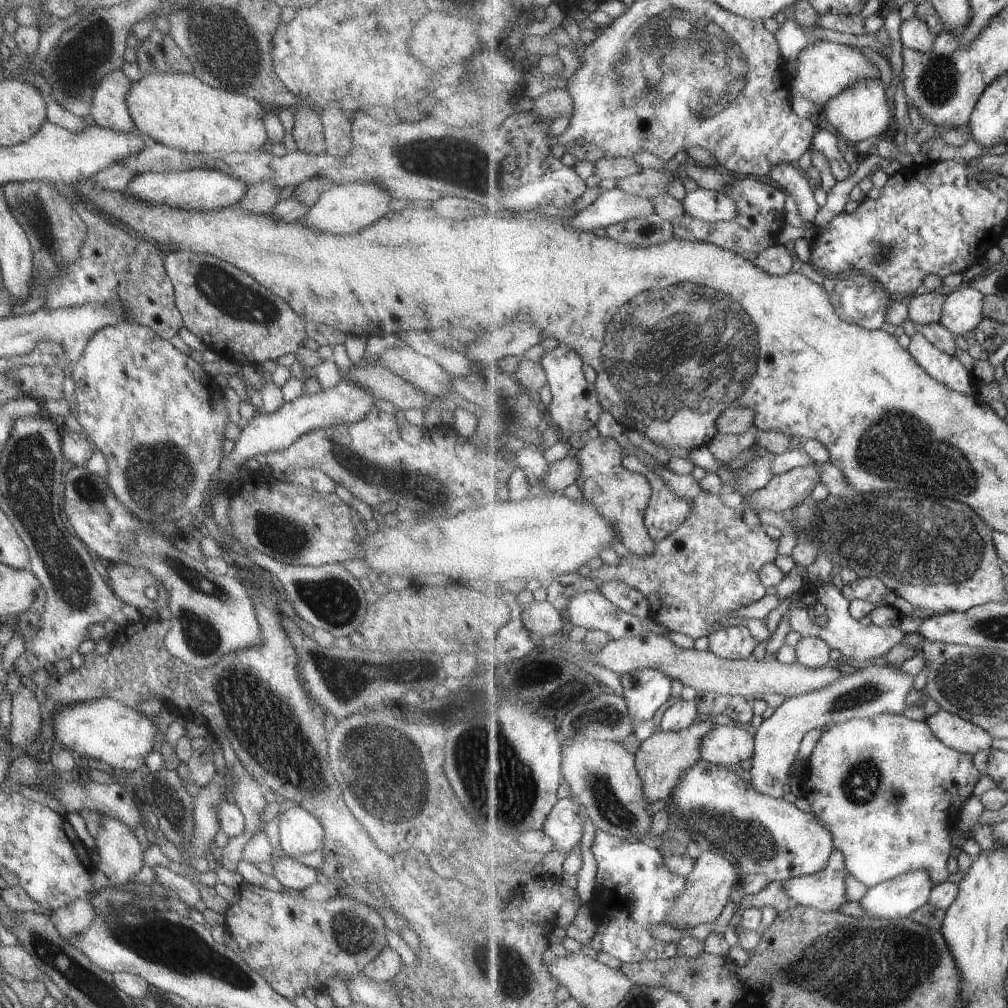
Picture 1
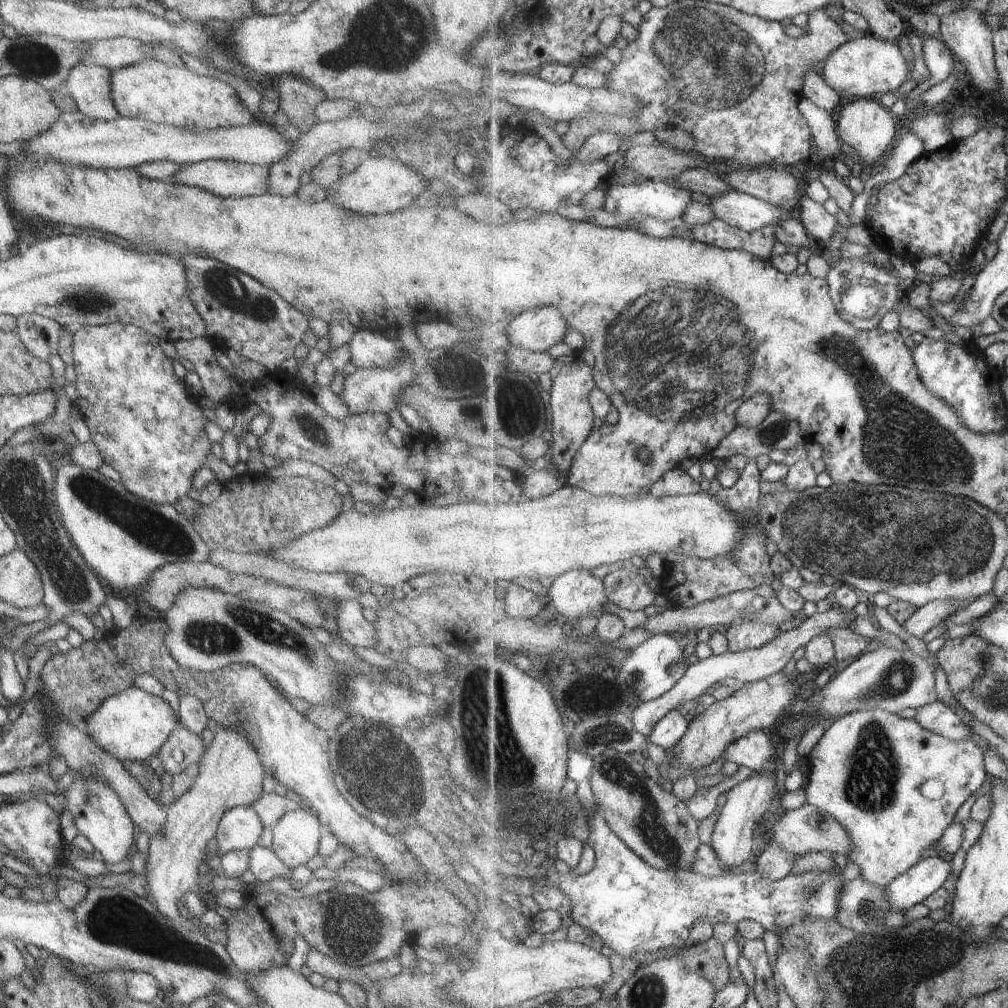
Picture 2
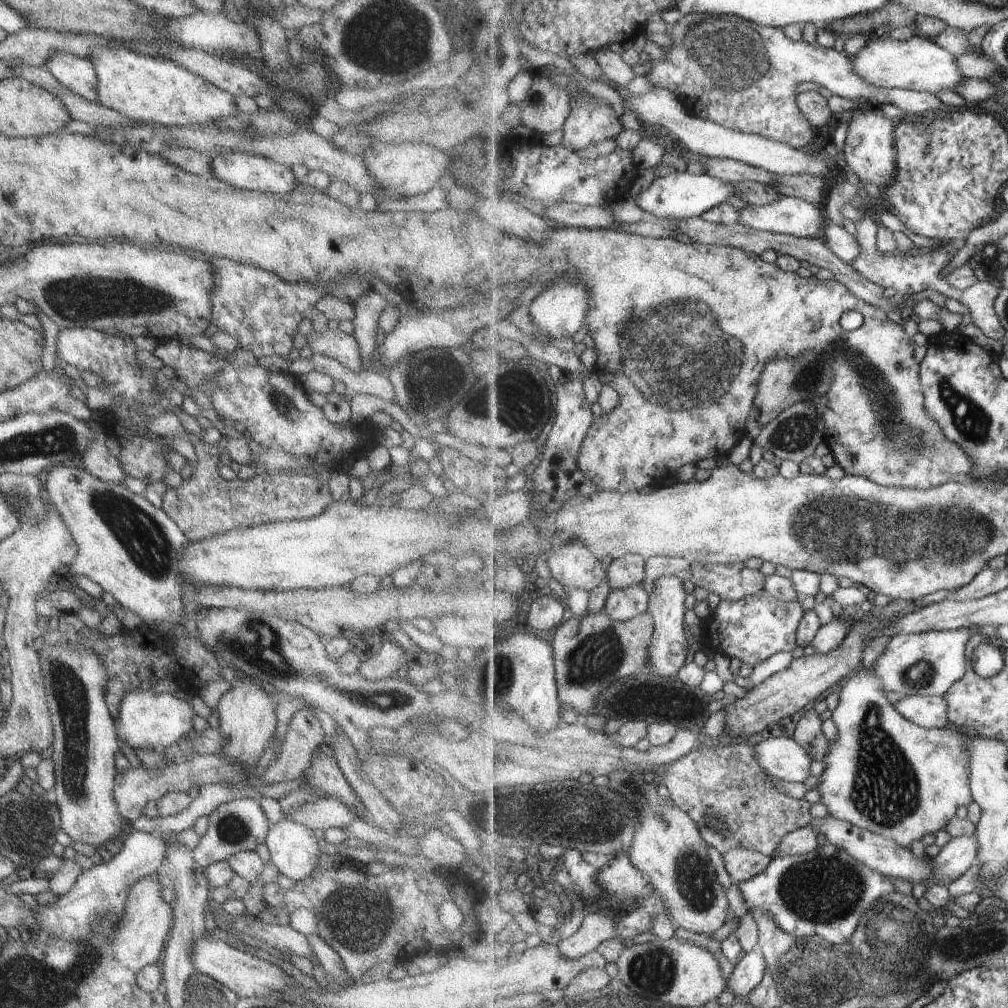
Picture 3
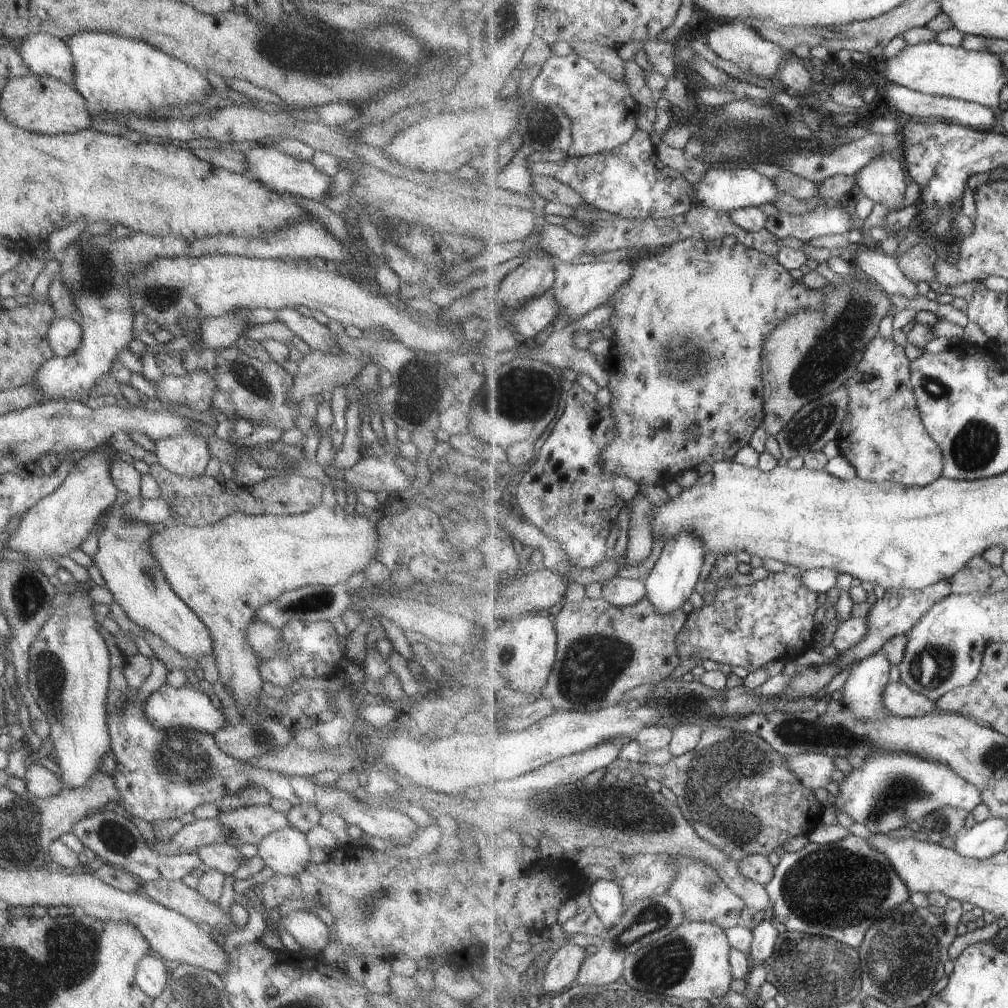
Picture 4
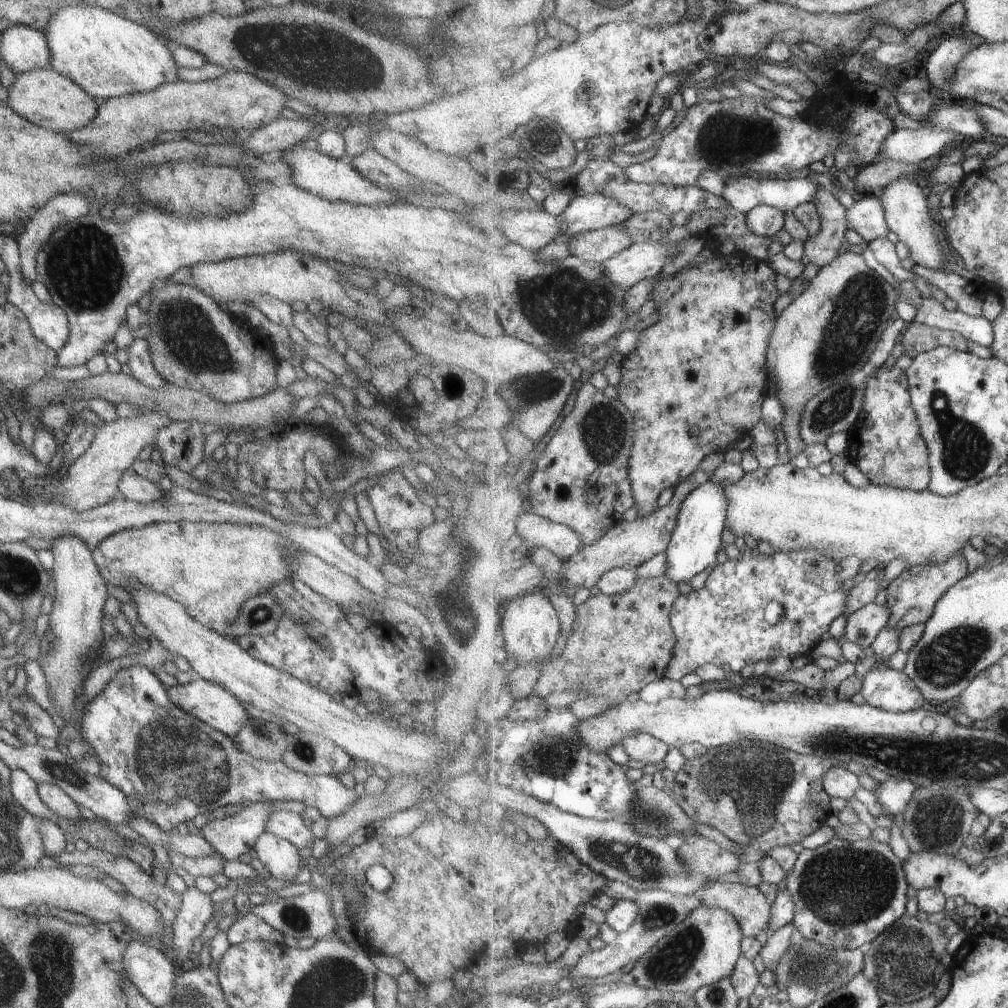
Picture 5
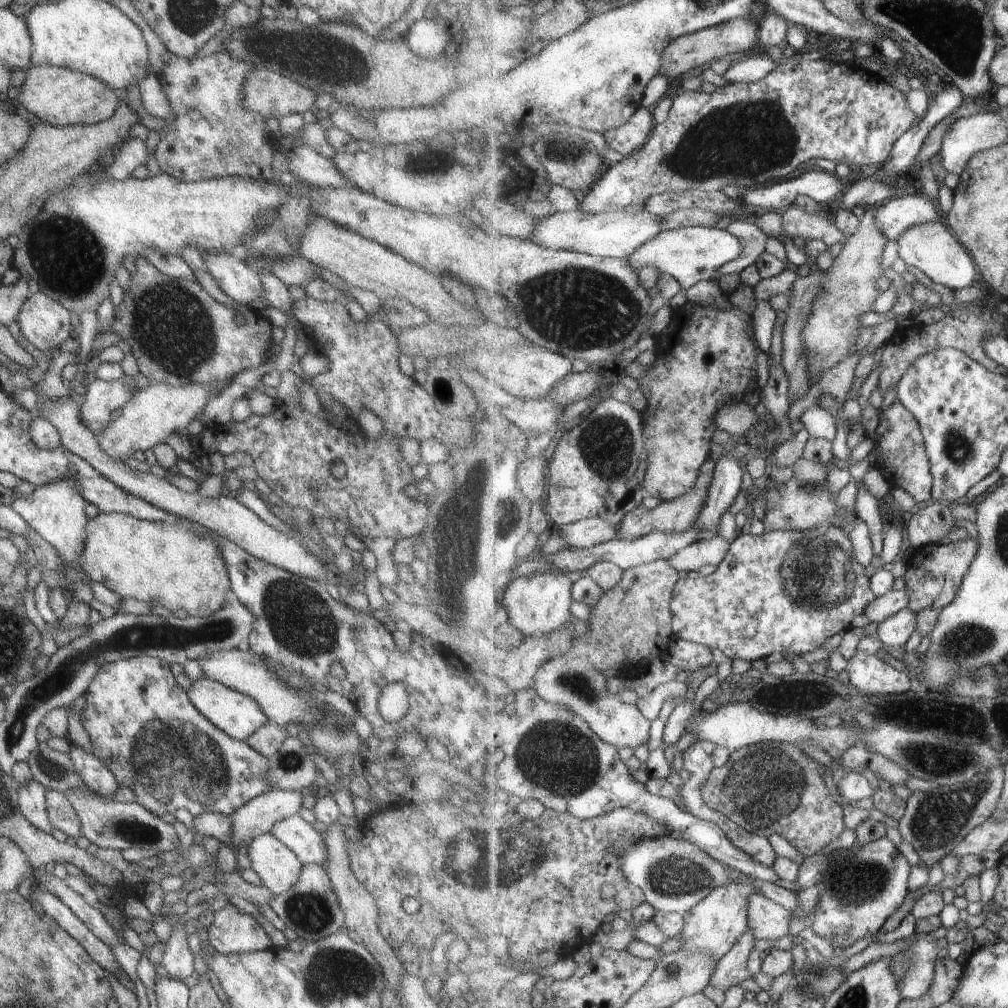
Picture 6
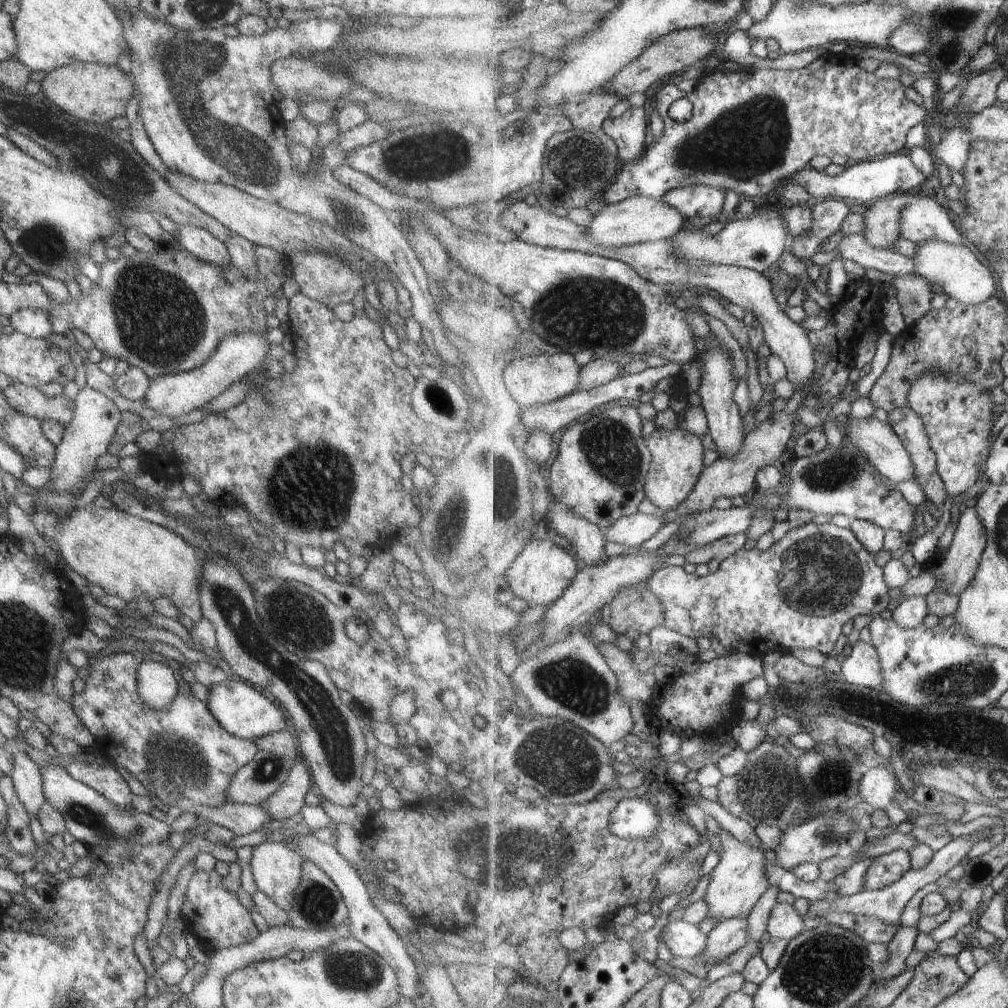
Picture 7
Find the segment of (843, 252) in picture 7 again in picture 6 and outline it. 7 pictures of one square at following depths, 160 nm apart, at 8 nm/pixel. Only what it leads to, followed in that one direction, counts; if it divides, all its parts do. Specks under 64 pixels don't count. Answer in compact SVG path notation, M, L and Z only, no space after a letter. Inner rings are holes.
M792 205L781 213L785 233L792 238L801 238L806 242L823 240L827 246L847 244L849 236L845 235L835 224L828 209L821 210L821 214L809 214L807 210Z

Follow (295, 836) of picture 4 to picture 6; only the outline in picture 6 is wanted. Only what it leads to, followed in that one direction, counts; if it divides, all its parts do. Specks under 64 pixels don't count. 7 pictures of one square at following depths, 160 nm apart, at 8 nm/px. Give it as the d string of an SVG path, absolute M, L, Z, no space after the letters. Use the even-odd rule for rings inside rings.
M270 833L254 837L246 851L251 870L272 896L286 892L297 881L302 865Z

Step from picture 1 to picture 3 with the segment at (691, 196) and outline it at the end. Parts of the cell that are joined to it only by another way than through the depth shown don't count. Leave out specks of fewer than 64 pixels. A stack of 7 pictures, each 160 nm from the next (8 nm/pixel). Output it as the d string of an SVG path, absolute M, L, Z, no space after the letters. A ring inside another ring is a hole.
M783 195L777 202L748 204L738 211L739 223L760 231L824 238L826 221L823 209L797 197Z

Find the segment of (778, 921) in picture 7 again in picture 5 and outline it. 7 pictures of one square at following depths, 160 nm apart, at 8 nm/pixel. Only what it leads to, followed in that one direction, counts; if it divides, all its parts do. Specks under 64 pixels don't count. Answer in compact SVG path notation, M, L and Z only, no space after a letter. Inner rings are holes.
M711 882L707 889L701 896L702 904L731 912L737 918L744 937L756 938L761 932L769 936L773 903L767 902L759 888L731 882Z

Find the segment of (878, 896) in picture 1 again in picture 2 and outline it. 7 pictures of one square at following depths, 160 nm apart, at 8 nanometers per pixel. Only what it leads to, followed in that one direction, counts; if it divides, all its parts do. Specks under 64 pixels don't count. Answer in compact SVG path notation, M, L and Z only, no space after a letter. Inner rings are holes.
M940 856L927 857L926 859L921 859L921 862L912 866L905 874L897 877L895 881L884 887L884 894L893 908L901 911L909 910L911 906L923 903L928 896L939 890L947 882L949 874L951 874L951 868L947 866L947 861L942 860Z

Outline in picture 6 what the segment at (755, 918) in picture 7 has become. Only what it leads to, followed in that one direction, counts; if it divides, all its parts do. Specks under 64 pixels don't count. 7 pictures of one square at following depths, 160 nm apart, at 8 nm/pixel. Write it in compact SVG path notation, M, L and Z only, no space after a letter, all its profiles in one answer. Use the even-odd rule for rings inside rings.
M750 927L745 930L745 934L737 940L733 949L729 950L729 953L725 954L717 964L709 985L719 988L726 994L729 988L736 986L735 984L741 984L748 978L753 979L754 975L747 970L747 960L749 960L749 954L755 950L757 940Z

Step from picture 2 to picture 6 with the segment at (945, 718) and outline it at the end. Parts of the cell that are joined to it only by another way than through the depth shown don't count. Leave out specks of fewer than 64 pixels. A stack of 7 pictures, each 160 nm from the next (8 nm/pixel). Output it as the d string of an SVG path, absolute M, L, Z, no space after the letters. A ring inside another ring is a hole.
M855 651L845 669L852 686L868 694L906 694L915 688L907 673L893 668L877 656Z

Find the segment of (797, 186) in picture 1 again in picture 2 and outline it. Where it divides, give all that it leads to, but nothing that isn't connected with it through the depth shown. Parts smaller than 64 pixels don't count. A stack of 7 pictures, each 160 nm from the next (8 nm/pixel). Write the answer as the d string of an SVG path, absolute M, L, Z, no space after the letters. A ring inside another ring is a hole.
M802 195L801 198L801 208L796 211L796 215L811 236L828 244L829 238L835 234L835 228L839 225L837 218L825 210L823 203L819 204L807 195Z

